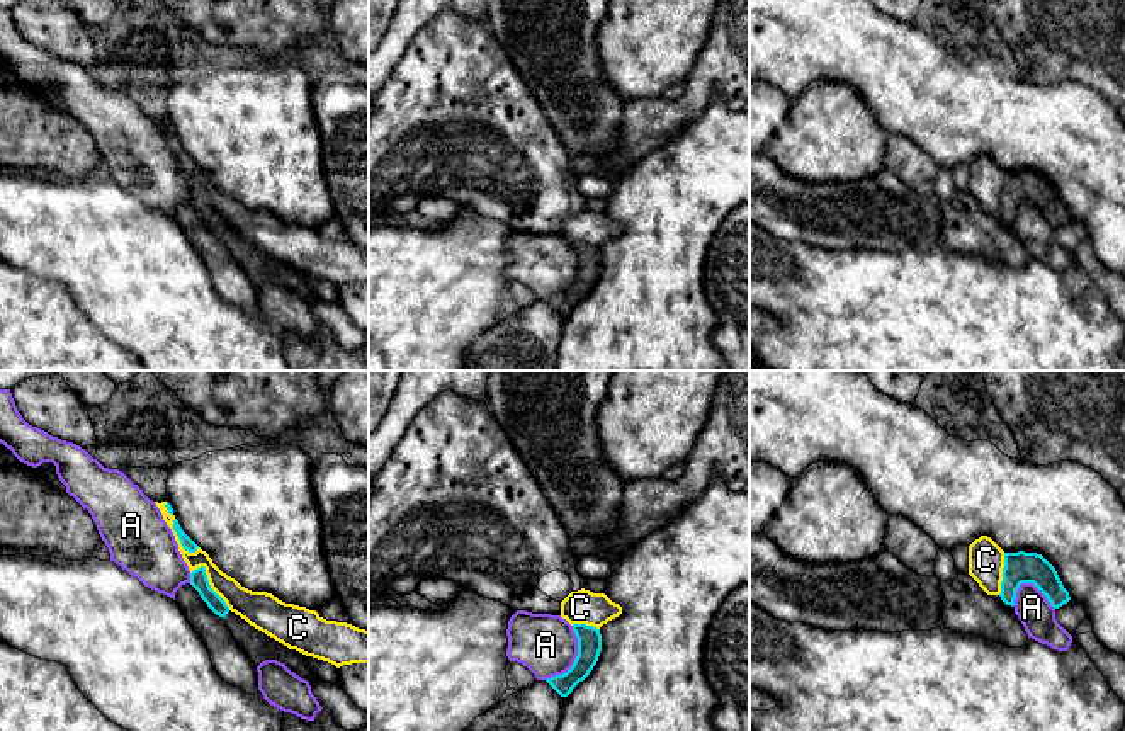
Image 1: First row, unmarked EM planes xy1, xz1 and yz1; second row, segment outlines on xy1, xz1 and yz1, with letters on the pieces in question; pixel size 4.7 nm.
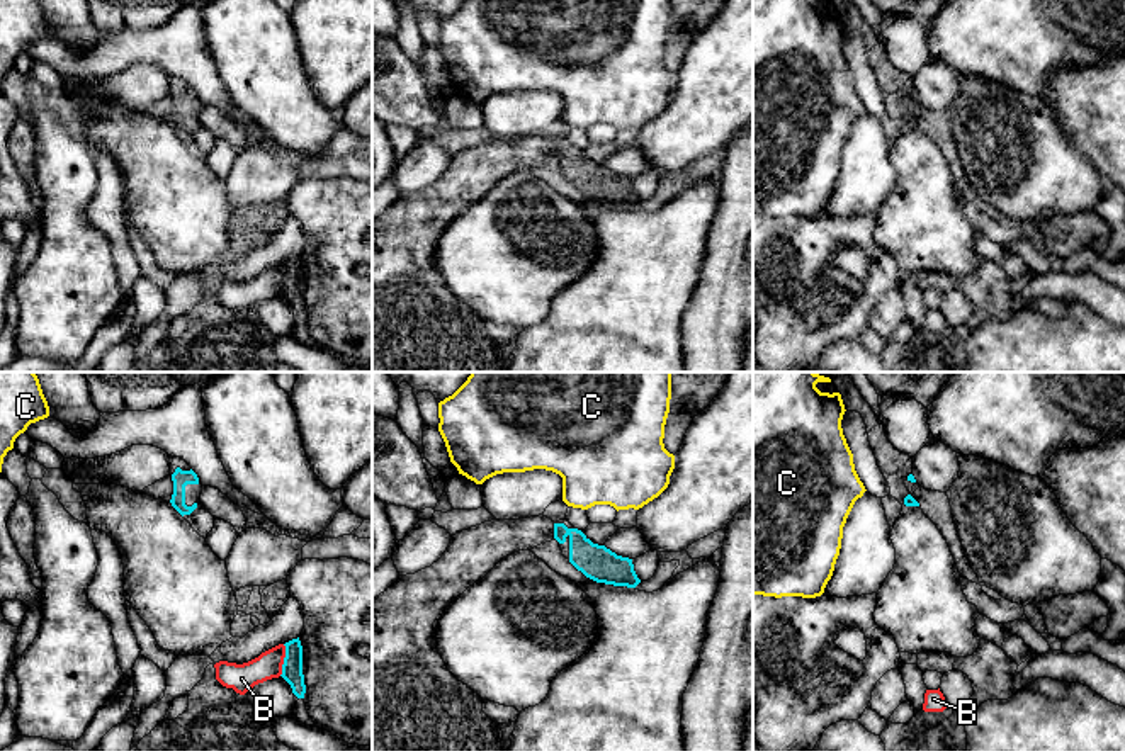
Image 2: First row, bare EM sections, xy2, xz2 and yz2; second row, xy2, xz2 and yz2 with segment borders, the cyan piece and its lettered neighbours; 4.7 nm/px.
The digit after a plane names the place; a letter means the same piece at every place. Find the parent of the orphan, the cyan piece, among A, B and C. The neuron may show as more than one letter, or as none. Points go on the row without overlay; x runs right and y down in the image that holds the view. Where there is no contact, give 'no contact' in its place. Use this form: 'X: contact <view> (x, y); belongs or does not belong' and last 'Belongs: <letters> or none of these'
A: contact xz1 (576, 277); does not belong
B: contact xy2 (284, 279); does not belong
C: contact xy1 (208, 203); does not belong
Belongs: none of these

